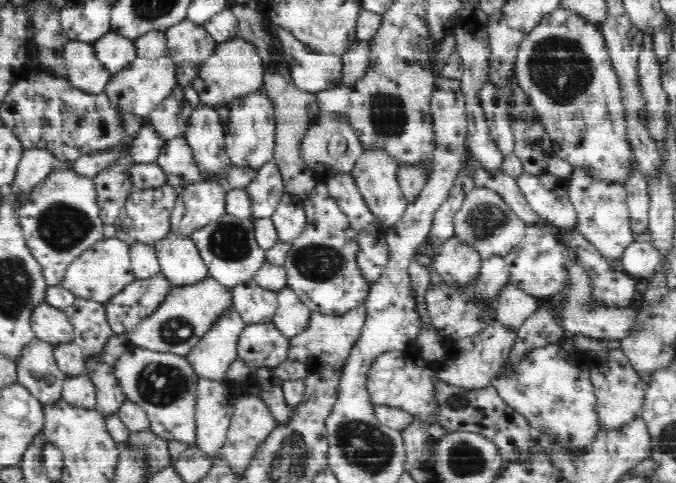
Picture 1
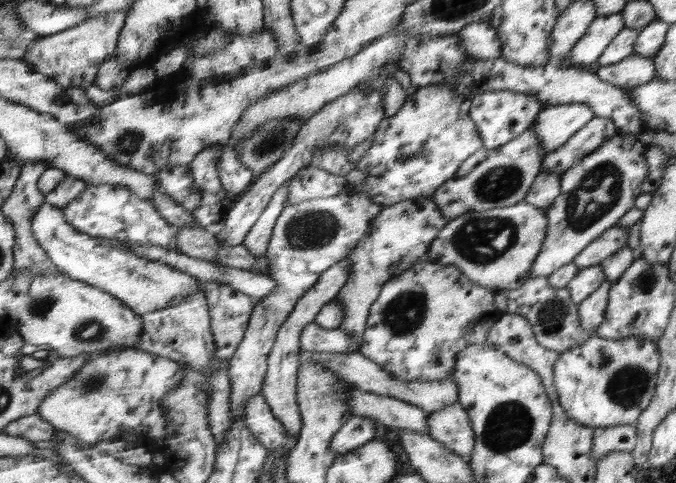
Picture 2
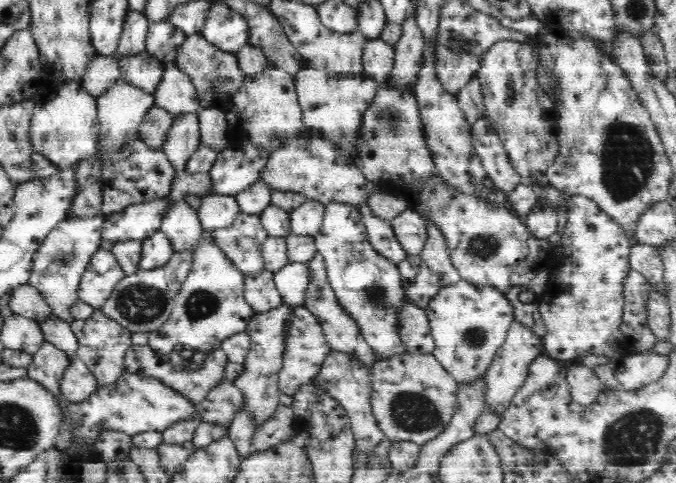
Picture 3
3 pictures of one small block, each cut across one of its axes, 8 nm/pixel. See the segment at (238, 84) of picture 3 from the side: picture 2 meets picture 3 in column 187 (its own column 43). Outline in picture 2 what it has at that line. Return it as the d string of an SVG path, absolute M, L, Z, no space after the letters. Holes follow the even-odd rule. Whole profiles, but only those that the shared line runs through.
M130 9L104 13L94 19L88 19L81 25L53 35L44 35L30 48L28 61L36 71L51 77L65 88L90 88L97 82L102 64L117 52L120 35L126 26Z

